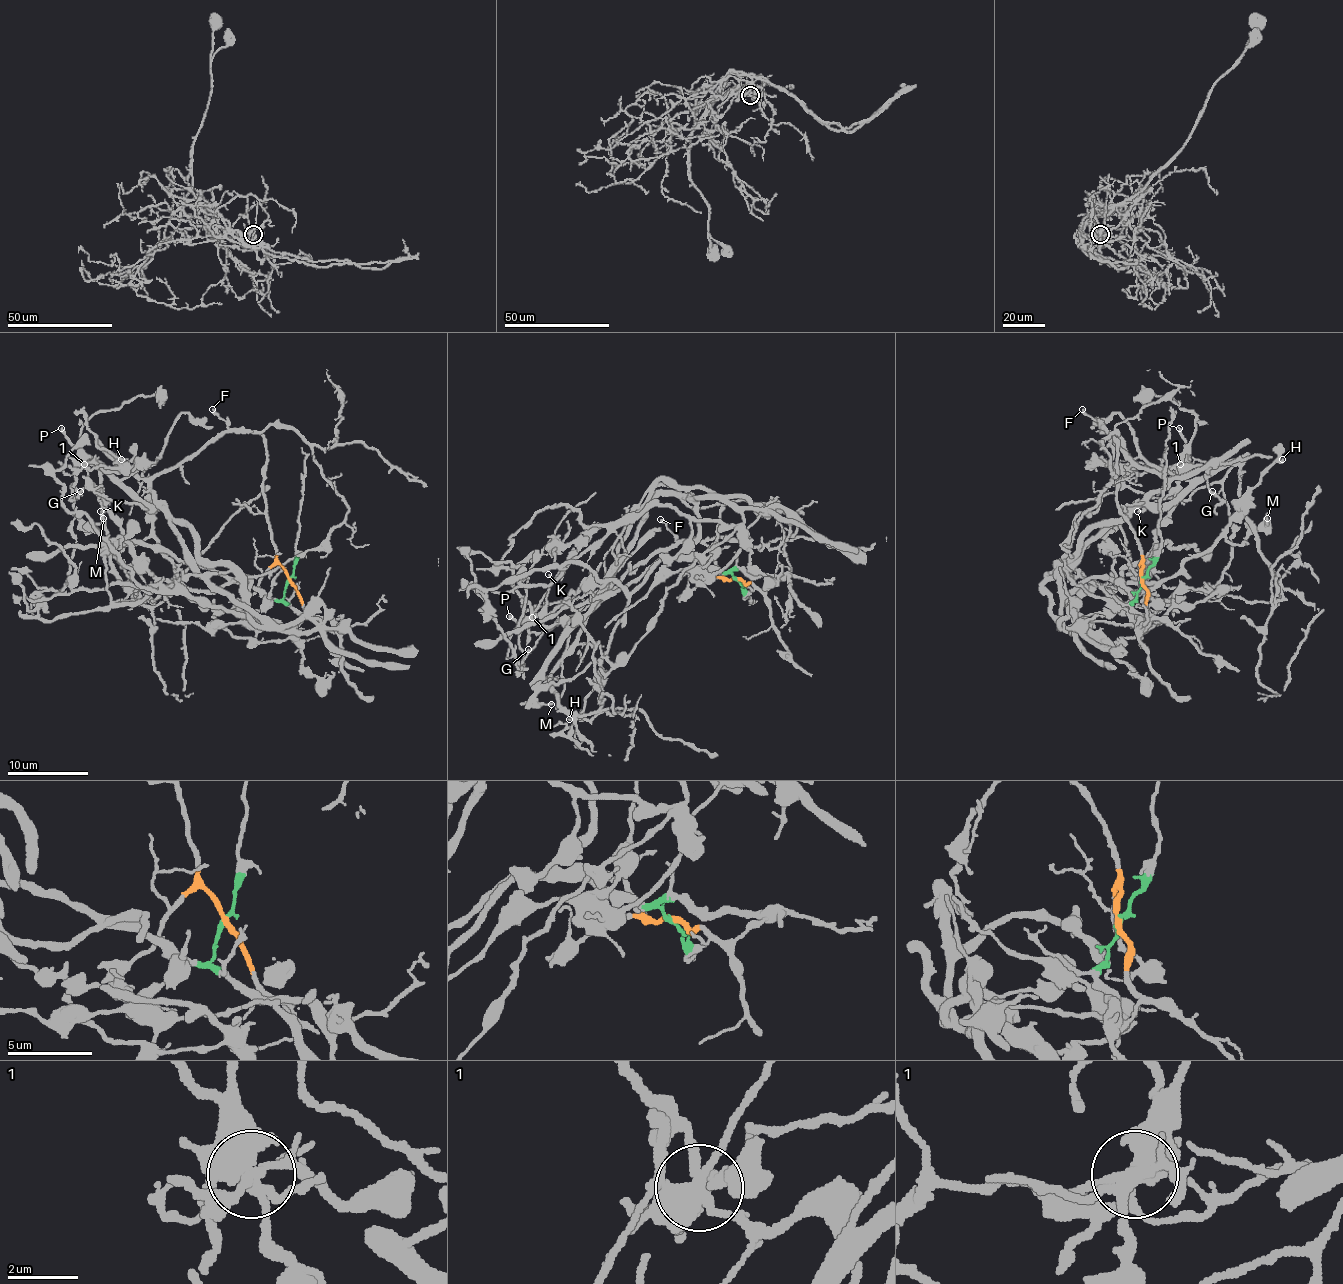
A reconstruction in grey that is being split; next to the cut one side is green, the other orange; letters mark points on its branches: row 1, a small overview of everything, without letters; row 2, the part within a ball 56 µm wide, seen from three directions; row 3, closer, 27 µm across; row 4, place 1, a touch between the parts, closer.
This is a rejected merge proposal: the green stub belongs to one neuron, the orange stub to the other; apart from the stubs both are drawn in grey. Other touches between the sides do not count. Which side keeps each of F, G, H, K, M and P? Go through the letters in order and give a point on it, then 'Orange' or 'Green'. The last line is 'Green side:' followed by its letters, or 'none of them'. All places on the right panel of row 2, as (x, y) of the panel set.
F: Place: (1082, 409). Orange
G: Place: (1212, 491). Orange
H: Place: (1282, 459). Green
K: Place: (1137, 511). Green
M: Place: (1267, 518). Green
P: Place: (1179, 428). Green
Green side: H, K, M, P

